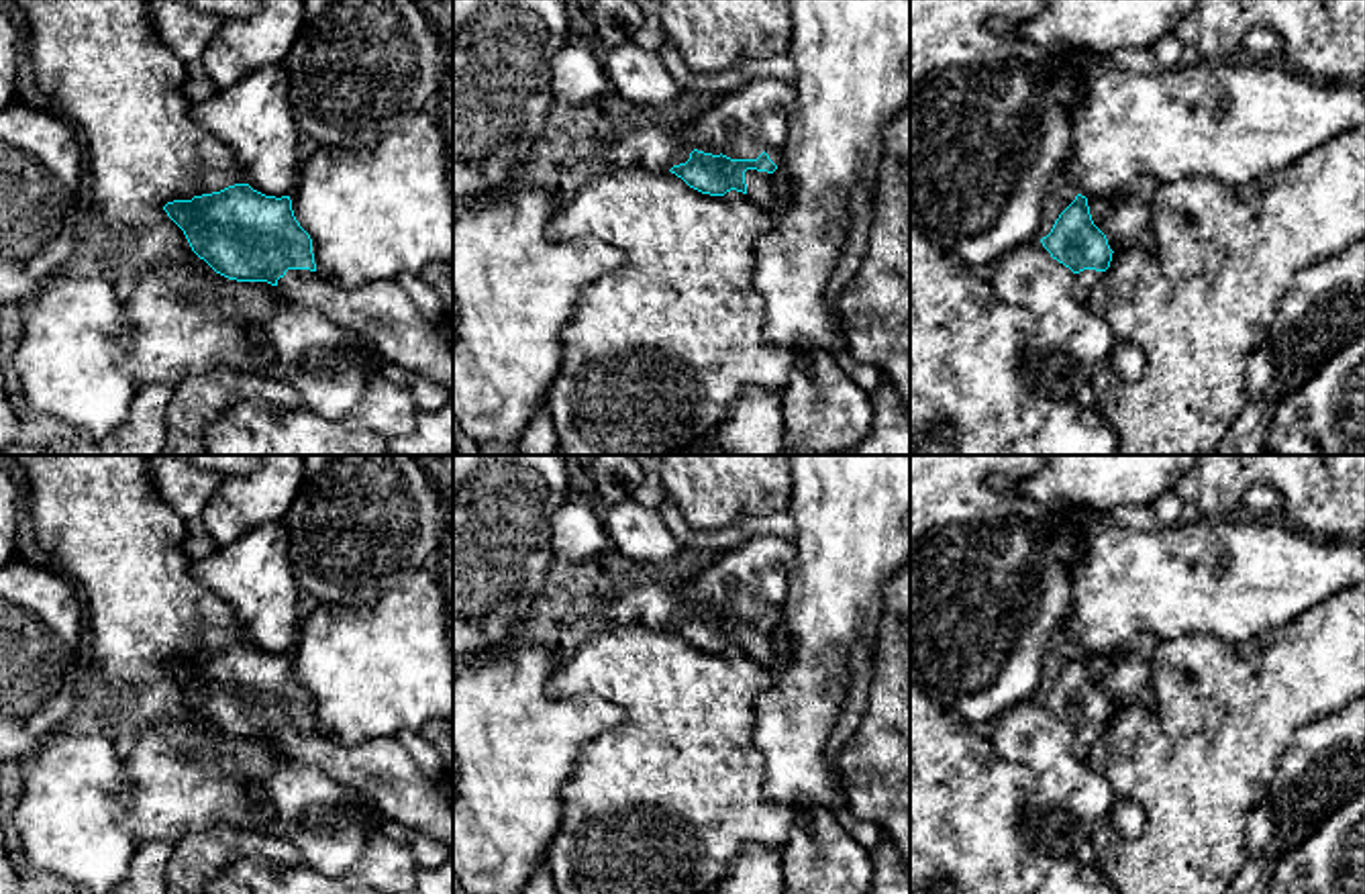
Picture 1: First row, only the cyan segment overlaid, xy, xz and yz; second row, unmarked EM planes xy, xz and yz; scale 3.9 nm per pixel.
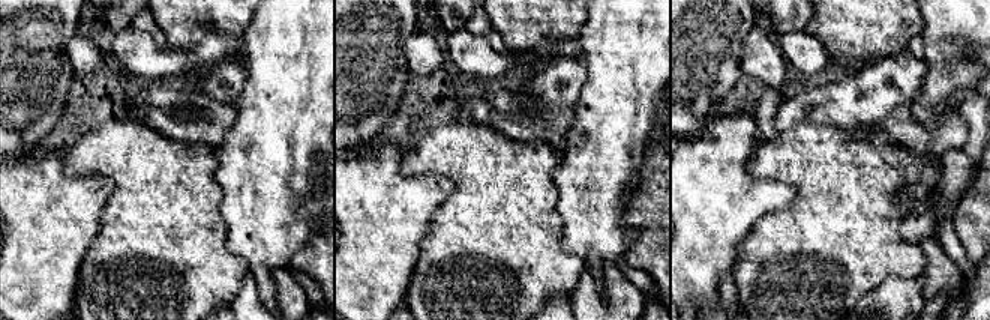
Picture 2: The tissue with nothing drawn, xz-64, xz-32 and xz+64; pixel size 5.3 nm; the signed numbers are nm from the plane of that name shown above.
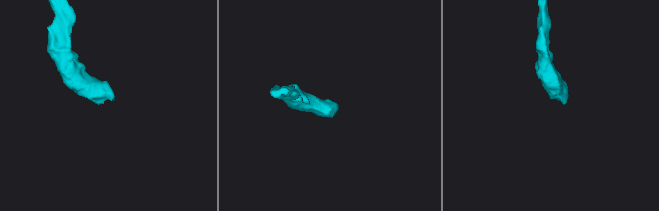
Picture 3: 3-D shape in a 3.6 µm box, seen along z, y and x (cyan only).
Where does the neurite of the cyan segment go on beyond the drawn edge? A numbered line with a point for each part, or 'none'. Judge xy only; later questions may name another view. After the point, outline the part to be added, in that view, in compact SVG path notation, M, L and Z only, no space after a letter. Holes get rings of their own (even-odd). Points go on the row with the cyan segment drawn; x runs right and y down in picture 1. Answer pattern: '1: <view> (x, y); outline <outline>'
1: xy (382, 311); outline M288 269L277 290L294 304L312 306L337 325L357 329L384 361L453 392L453 341L445 325L426 320L396 280L341 288L320 271Z

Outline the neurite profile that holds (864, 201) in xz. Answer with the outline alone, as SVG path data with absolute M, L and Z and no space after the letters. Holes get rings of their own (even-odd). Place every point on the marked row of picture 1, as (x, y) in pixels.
M859 188L853 196L853 212L855 212L857 220L851 231L851 241L845 247L845 253L828 284L826 308L832 314L839 308L839 296L841 296L843 288L849 284L853 274L859 269L859 265L867 253L873 202L875 202L875 194L869 192L867 188Z

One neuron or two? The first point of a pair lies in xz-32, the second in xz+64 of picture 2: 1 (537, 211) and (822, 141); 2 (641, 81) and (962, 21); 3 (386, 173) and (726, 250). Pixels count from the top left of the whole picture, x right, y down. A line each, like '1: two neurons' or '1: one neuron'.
1: one neuron
2: one neuron
3: one neuron

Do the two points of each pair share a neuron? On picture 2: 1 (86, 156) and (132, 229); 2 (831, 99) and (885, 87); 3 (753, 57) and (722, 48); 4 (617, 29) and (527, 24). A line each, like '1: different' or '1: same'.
1: same
2: same
3: different
4: different

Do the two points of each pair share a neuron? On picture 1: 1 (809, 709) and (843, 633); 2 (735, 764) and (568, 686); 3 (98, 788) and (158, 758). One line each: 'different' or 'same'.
1: same
2: same
3: different

